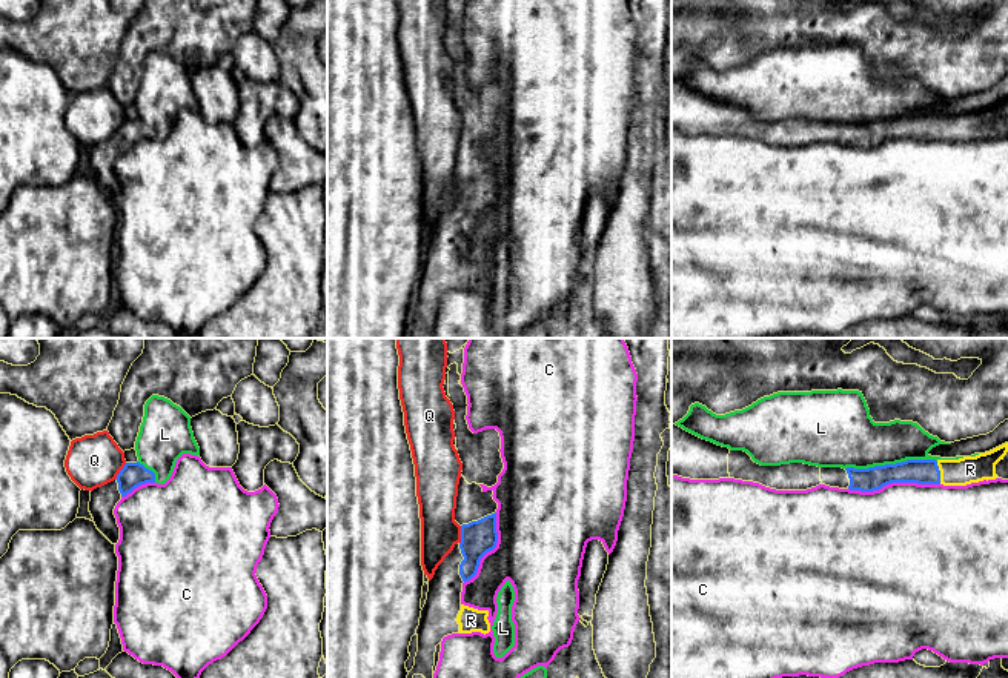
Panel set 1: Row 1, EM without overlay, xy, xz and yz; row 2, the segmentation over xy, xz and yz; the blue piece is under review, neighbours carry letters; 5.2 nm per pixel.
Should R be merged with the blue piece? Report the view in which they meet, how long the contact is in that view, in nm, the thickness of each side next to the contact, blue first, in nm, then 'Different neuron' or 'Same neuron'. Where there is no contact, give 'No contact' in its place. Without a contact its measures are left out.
Touches blue in yz. Shared border 120 nm. Thickness 130 nm (blue) against 140 nm. Same neuron

